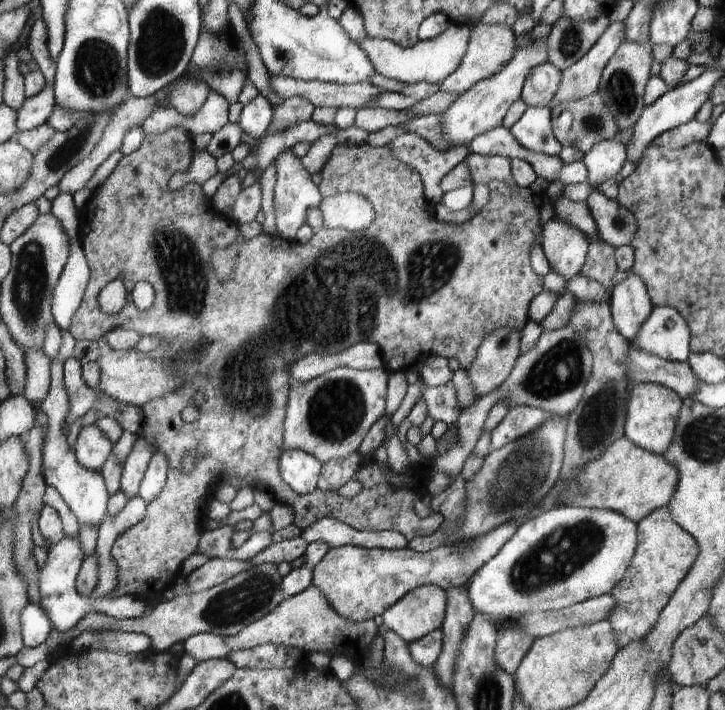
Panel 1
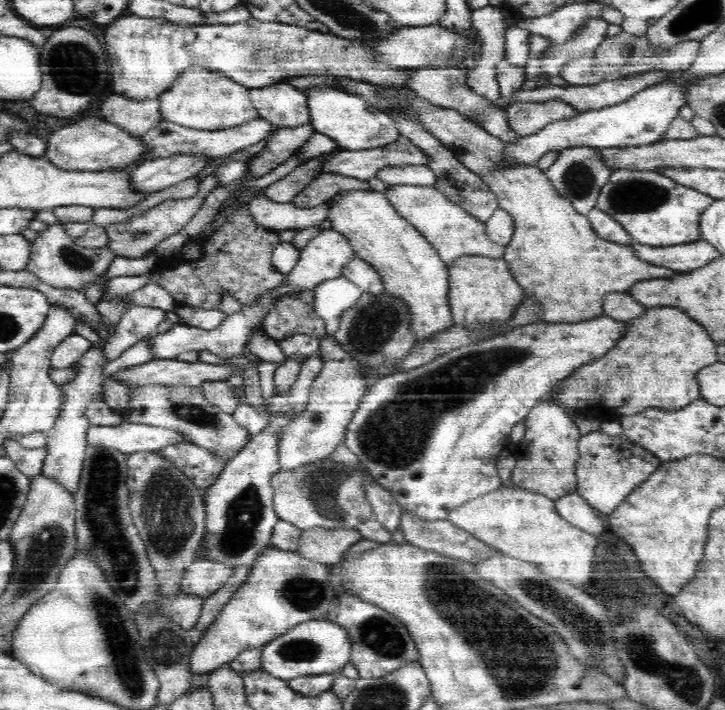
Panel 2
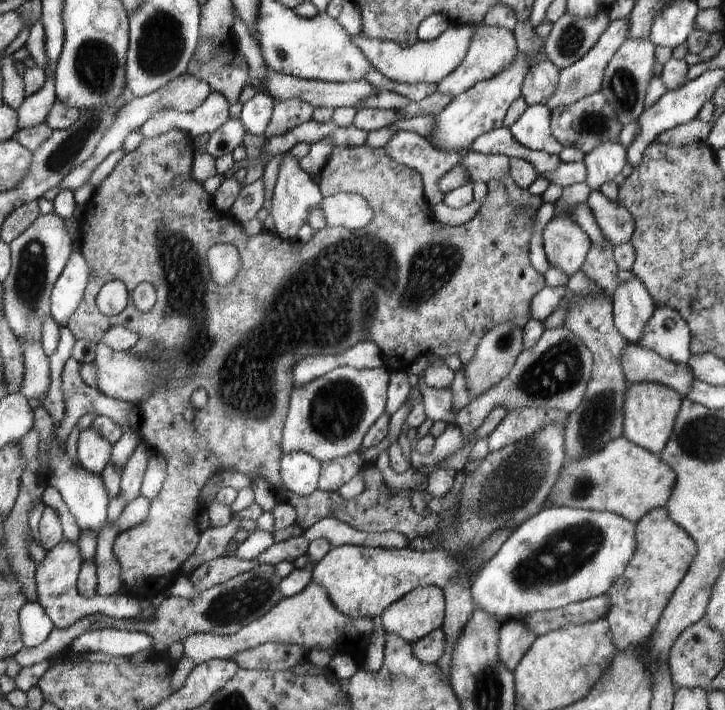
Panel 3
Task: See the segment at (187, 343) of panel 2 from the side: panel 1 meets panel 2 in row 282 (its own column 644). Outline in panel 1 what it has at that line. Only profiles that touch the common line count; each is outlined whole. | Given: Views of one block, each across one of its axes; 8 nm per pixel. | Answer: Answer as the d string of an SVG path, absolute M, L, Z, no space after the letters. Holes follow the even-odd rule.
M632 269L625 274L626 278L612 290L611 310L615 326L628 342L632 342L650 318L654 306L640 276Z

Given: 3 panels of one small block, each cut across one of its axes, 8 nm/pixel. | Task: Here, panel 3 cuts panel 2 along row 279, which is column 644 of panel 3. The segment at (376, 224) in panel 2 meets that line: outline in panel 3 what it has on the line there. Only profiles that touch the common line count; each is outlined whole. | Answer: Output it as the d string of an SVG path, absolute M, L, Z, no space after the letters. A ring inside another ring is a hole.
M649 381L630 384L623 403L623 436L658 456L670 441L682 405L679 392L664 384Z

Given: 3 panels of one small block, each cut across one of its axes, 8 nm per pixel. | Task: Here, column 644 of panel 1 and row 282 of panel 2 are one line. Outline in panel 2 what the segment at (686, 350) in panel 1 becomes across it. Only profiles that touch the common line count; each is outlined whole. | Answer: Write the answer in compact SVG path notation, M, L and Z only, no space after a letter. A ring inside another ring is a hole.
M334 278L314 287L314 309L325 321L325 335L334 337L341 317L360 300L363 293L350 280Z

